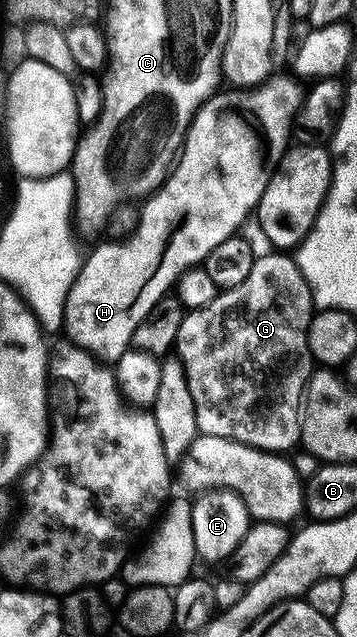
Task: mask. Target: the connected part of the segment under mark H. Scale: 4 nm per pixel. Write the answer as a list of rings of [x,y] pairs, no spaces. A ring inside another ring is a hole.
[[[270,76],[265,79],[259,86],[252,88],[229,88],[229,91],[218,92],[209,98],[197,110],[197,115],[193,118],[193,123],[189,126],[189,131],[185,133],[185,145],[181,147],[179,157],[176,159],[175,165],[170,169],[168,178],[165,179],[160,190],[156,191],[144,203],[145,206],[141,210],[141,223],[137,226],[137,231],[130,236],[126,242],[105,242],[102,246],[94,248],[90,254],[81,263],[81,271],[77,274],[77,279],[73,282],[71,292],[65,301],[65,325],[63,327],[68,341],[80,346],[86,353],[93,355],[94,358],[105,364],[116,364],[119,359],[125,355],[125,351],[130,349],[135,332],[139,328],[139,324],[153,314],[155,304],[159,299],[166,297],[176,287],[177,279],[181,277],[183,271],[196,267],[198,264],[204,263],[205,257],[211,252],[211,248],[215,248],[215,244],[223,244],[223,240],[234,237],[238,233],[237,230],[245,222],[245,217],[252,215],[256,211],[259,200],[263,196],[263,192],[269,183],[271,173],[270,164],[275,164],[285,155],[287,147],[291,142],[291,135],[295,130],[295,119],[301,110],[301,100],[303,97],[303,86],[301,86],[296,77],[293,78],[277,78],[278,76]],[[253,126],[265,126],[265,154],[261,151],[261,138],[257,135],[257,130]]]

